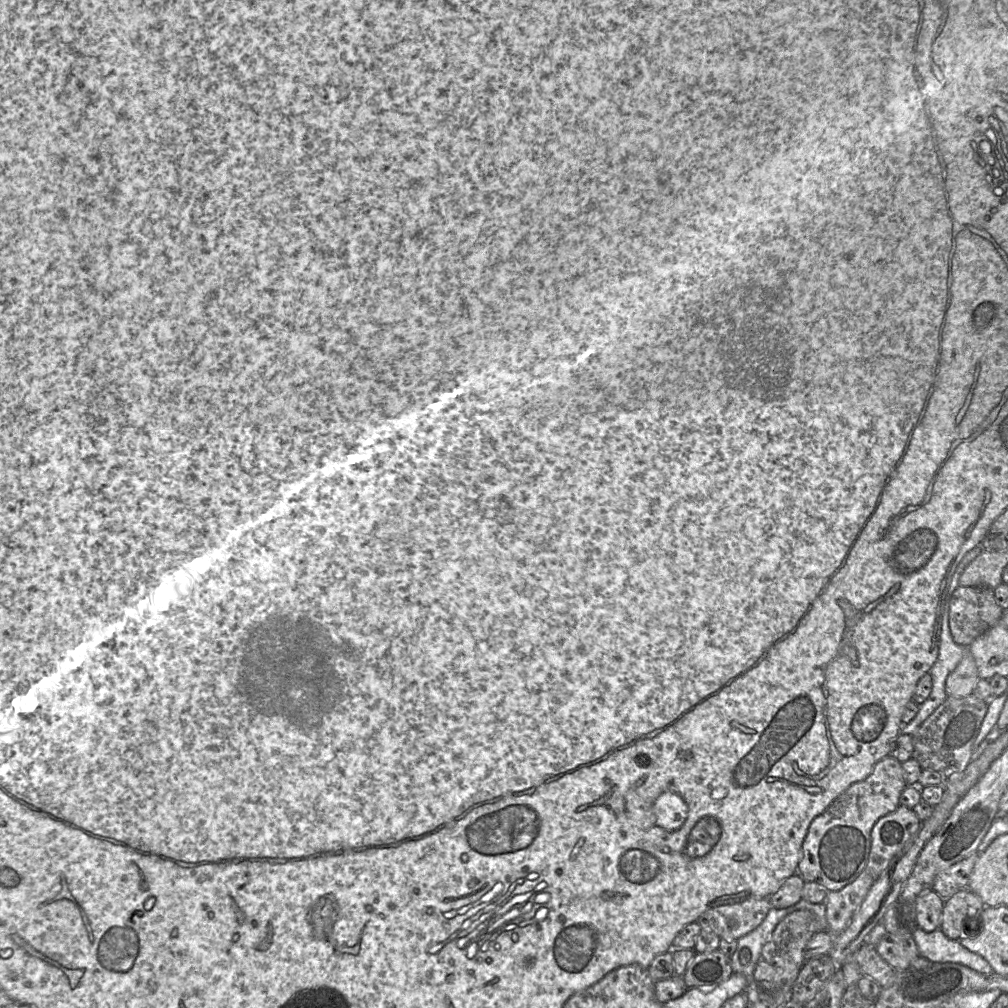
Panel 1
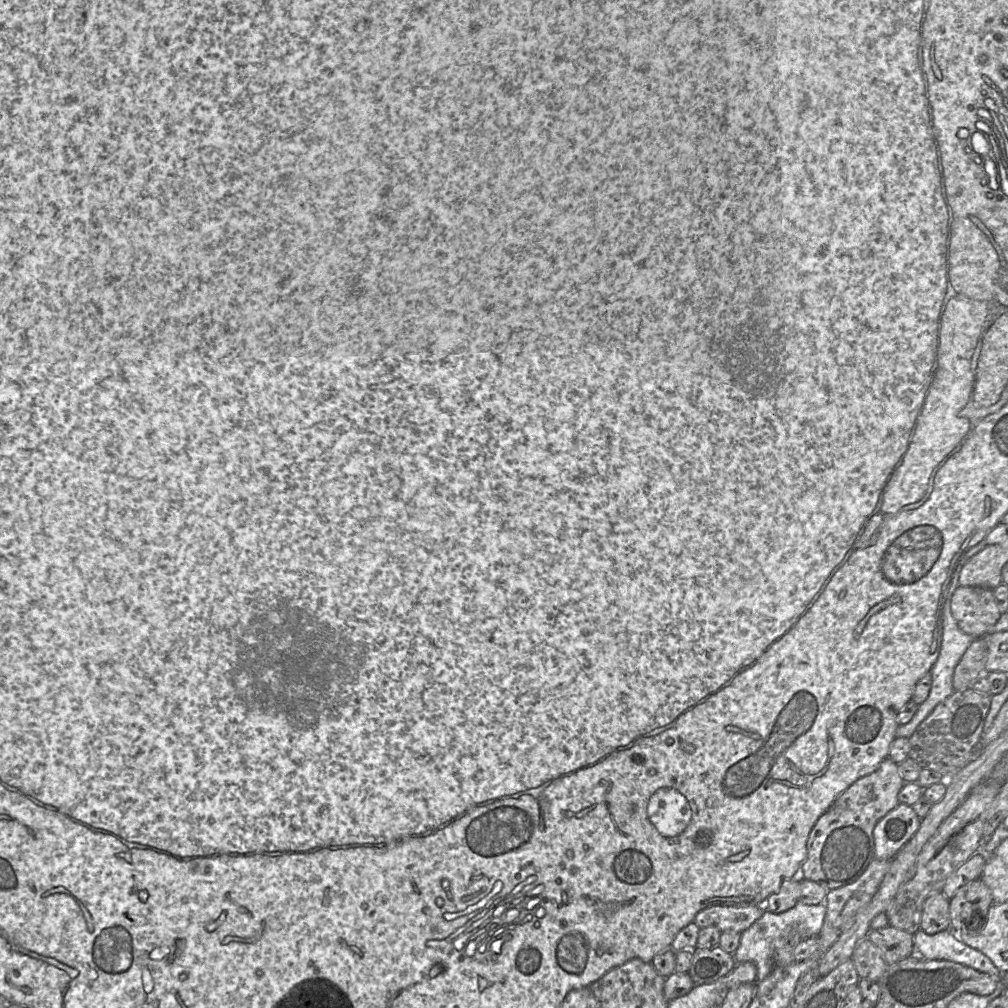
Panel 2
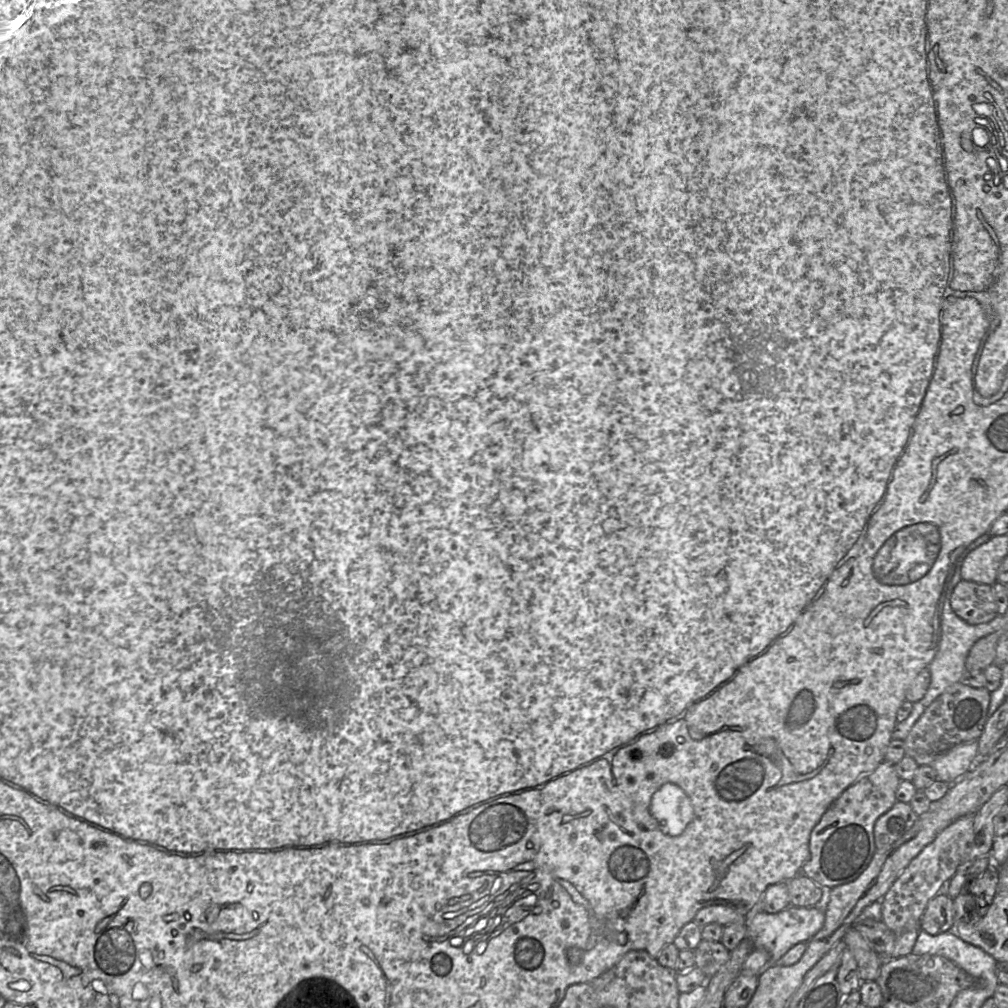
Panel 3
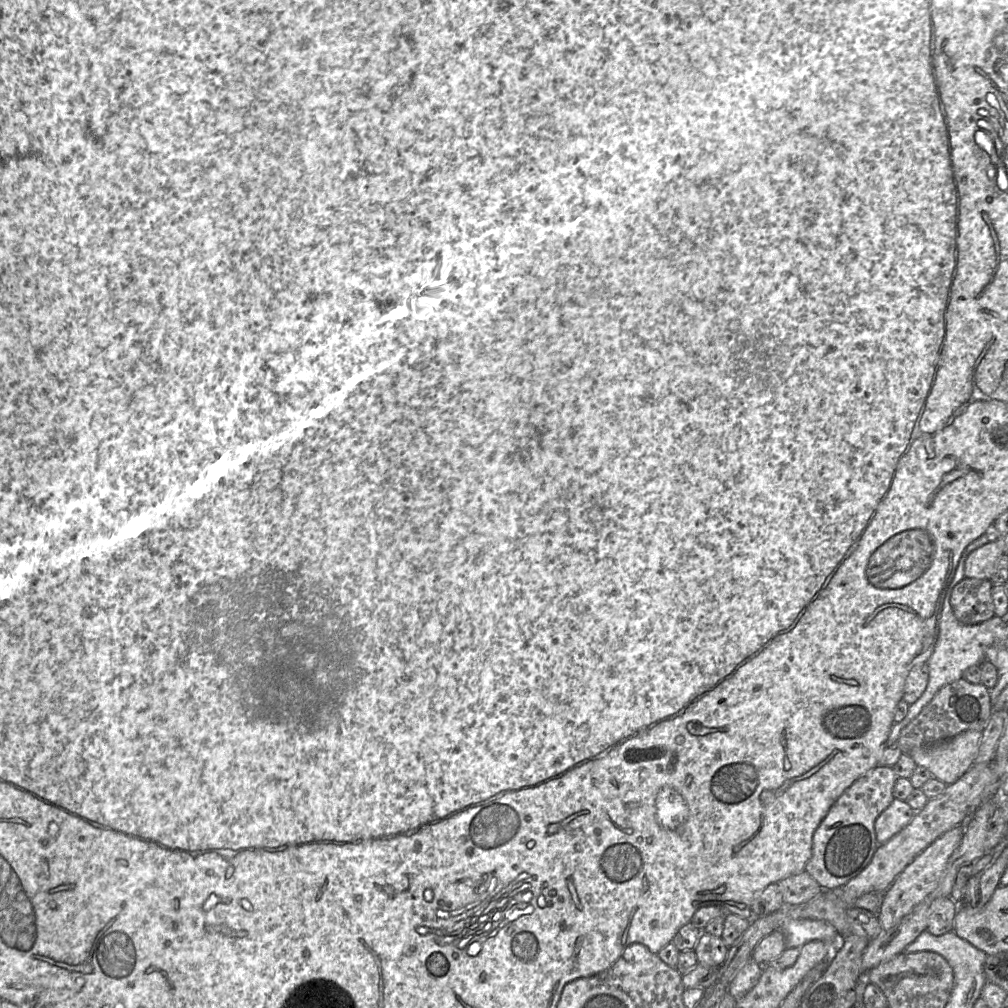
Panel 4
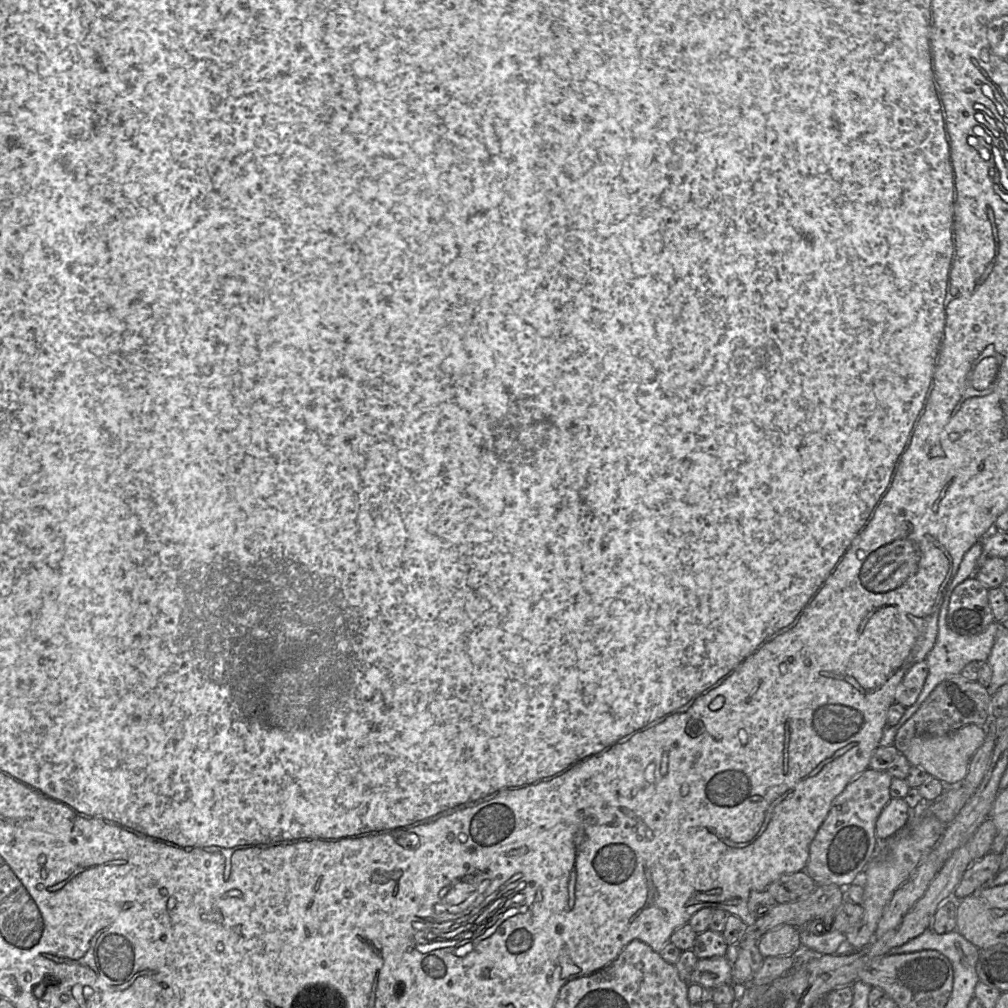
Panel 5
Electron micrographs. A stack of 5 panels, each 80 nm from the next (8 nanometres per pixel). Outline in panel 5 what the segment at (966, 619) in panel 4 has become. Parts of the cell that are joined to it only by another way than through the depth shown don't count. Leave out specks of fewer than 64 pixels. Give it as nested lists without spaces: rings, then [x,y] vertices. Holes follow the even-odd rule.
[[[975,576],[957,585],[948,607],[949,628],[961,635],[983,632],[995,620],[988,600],[988,591]]]

